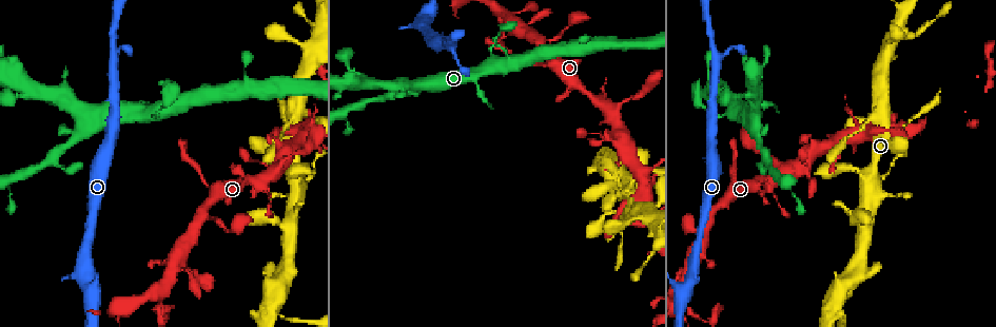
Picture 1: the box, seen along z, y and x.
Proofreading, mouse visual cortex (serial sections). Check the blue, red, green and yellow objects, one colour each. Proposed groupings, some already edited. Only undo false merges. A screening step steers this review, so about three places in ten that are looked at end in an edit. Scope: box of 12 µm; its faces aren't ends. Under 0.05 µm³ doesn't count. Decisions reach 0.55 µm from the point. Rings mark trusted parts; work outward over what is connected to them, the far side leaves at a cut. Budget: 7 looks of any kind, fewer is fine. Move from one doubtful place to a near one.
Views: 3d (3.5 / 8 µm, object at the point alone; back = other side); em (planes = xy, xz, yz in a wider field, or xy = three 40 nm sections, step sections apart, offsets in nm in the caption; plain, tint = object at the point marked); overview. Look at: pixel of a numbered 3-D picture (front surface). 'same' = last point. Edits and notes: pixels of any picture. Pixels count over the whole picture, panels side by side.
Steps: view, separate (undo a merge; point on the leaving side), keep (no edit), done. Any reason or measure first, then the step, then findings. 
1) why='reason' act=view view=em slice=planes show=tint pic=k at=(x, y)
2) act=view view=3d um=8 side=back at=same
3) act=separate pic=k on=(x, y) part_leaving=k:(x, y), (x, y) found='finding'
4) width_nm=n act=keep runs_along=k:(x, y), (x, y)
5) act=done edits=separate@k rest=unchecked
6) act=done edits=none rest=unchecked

act=view view=3d um=8 pic=1 at=(803, 169)

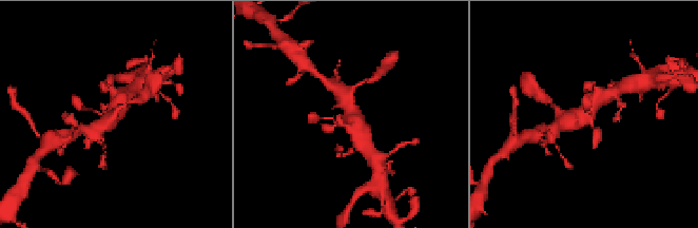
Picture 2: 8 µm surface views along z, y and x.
act=view view=em slice=planes show=tint pic=2 at=(345, 118)

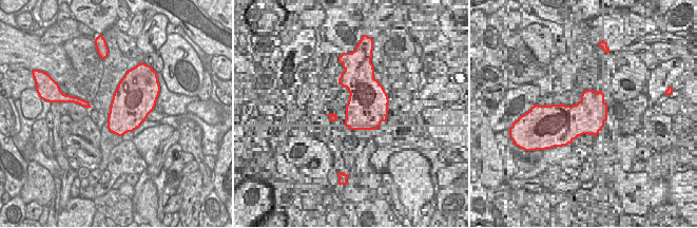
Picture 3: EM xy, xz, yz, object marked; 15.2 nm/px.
act=keep runs_along=2:(562, 124), (607, 95) found='one cell here'

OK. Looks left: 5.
why='thin neck' act=view view=3d um=3.5 pic=1 at=(161, 304)

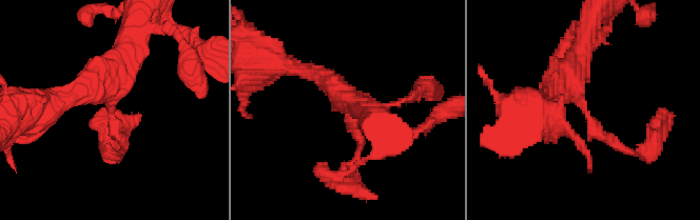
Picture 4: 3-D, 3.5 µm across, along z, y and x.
arm_widths_nm=150,350 why='shape alone is not enough' act=view view=em slice=xy step=1 show=tint pic=4 at=(349, 114)

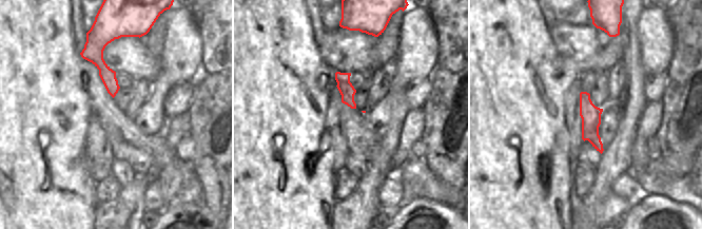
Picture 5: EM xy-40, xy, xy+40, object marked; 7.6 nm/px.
act=keep runs_along=5:(583, 94), (600, 148) found='all the same cell'

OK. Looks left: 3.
why='a fork' act=view view=3d um=3.5 pic=1 at=(389, 96)

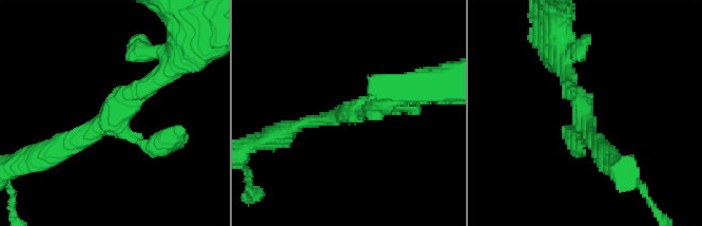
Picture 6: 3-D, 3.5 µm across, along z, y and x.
act=view view=em slice=xy step=5 show=tint pic=6 at=(581, 112)

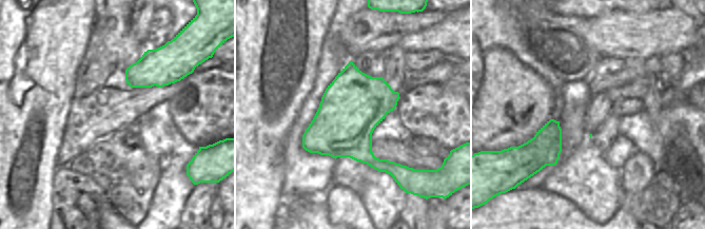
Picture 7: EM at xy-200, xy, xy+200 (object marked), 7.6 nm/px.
act=keep found='continuous, no second cell'

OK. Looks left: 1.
act=done edits=none rest=unchecked

